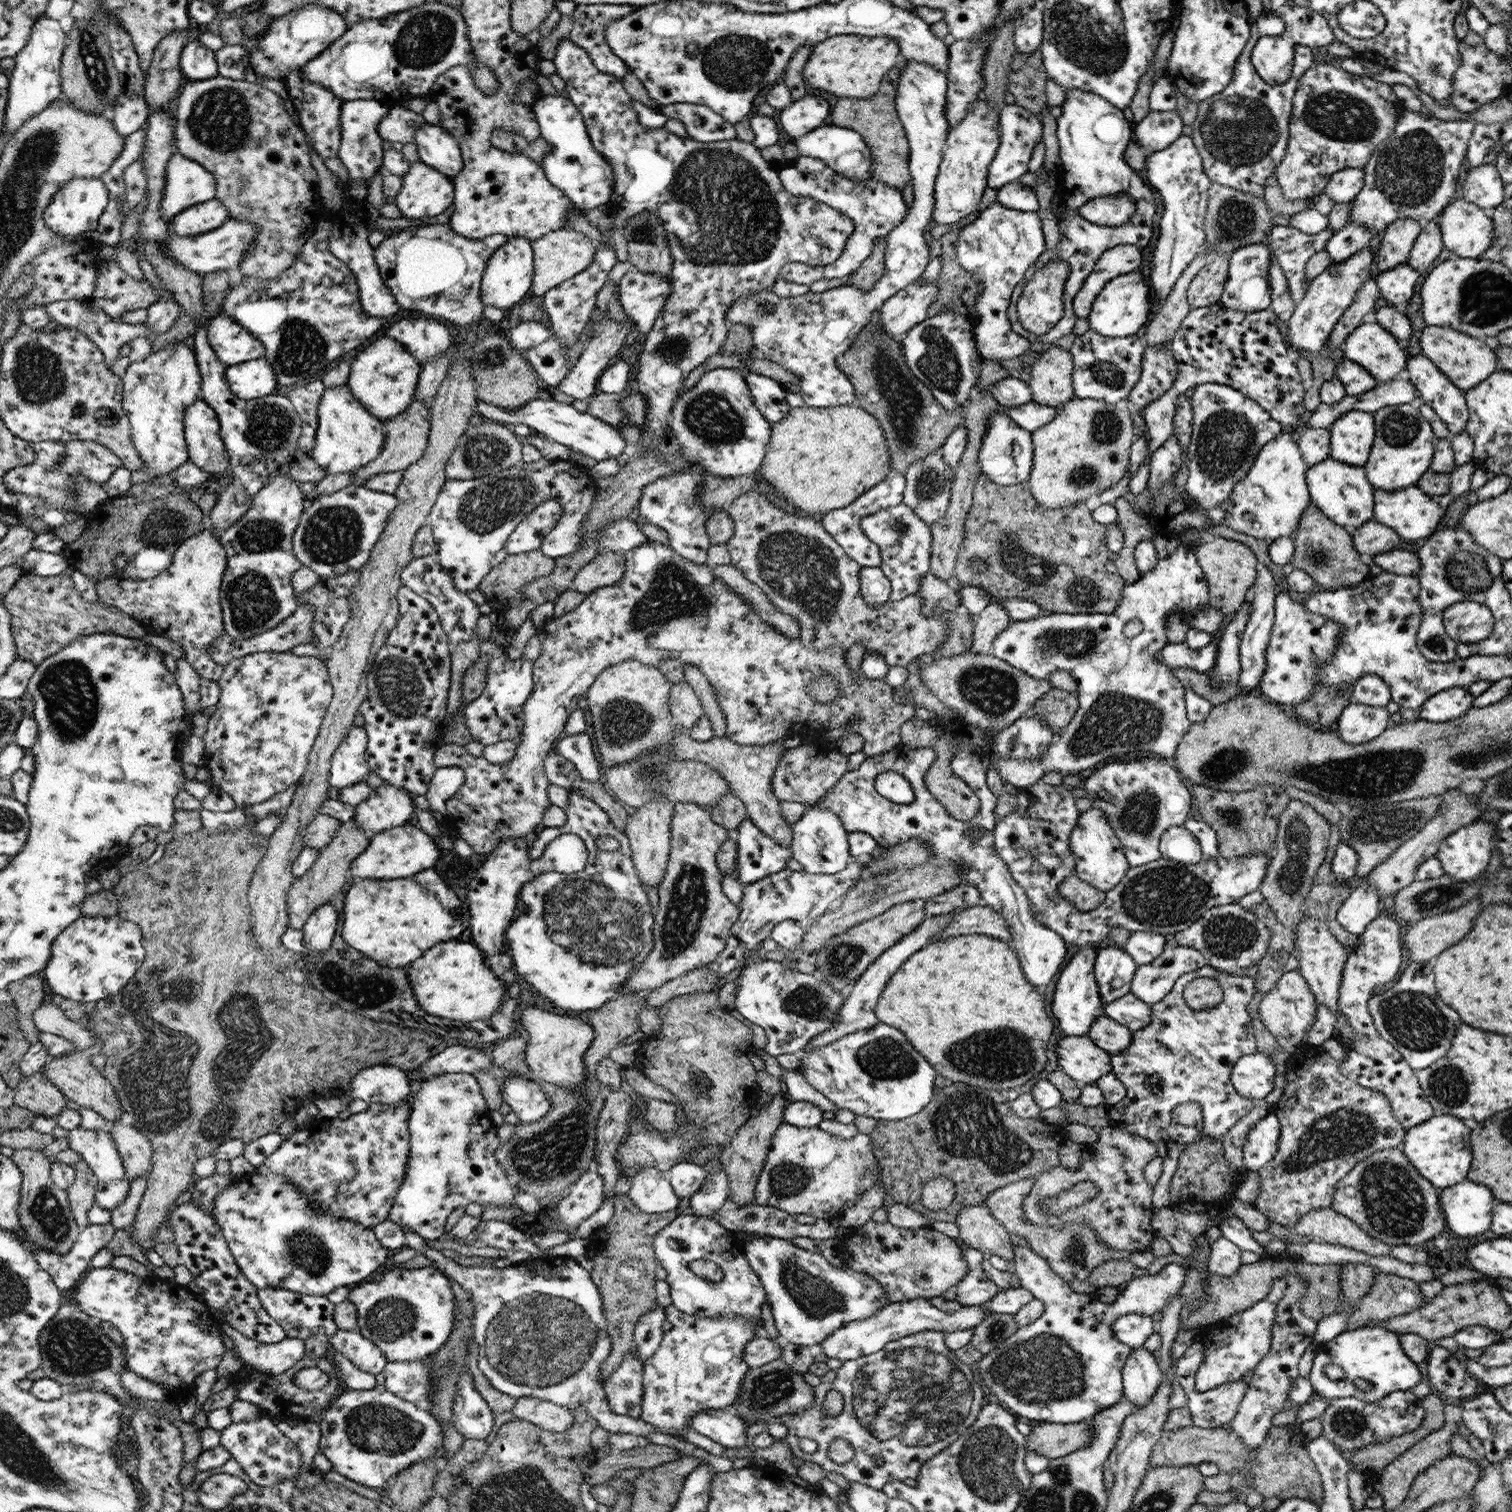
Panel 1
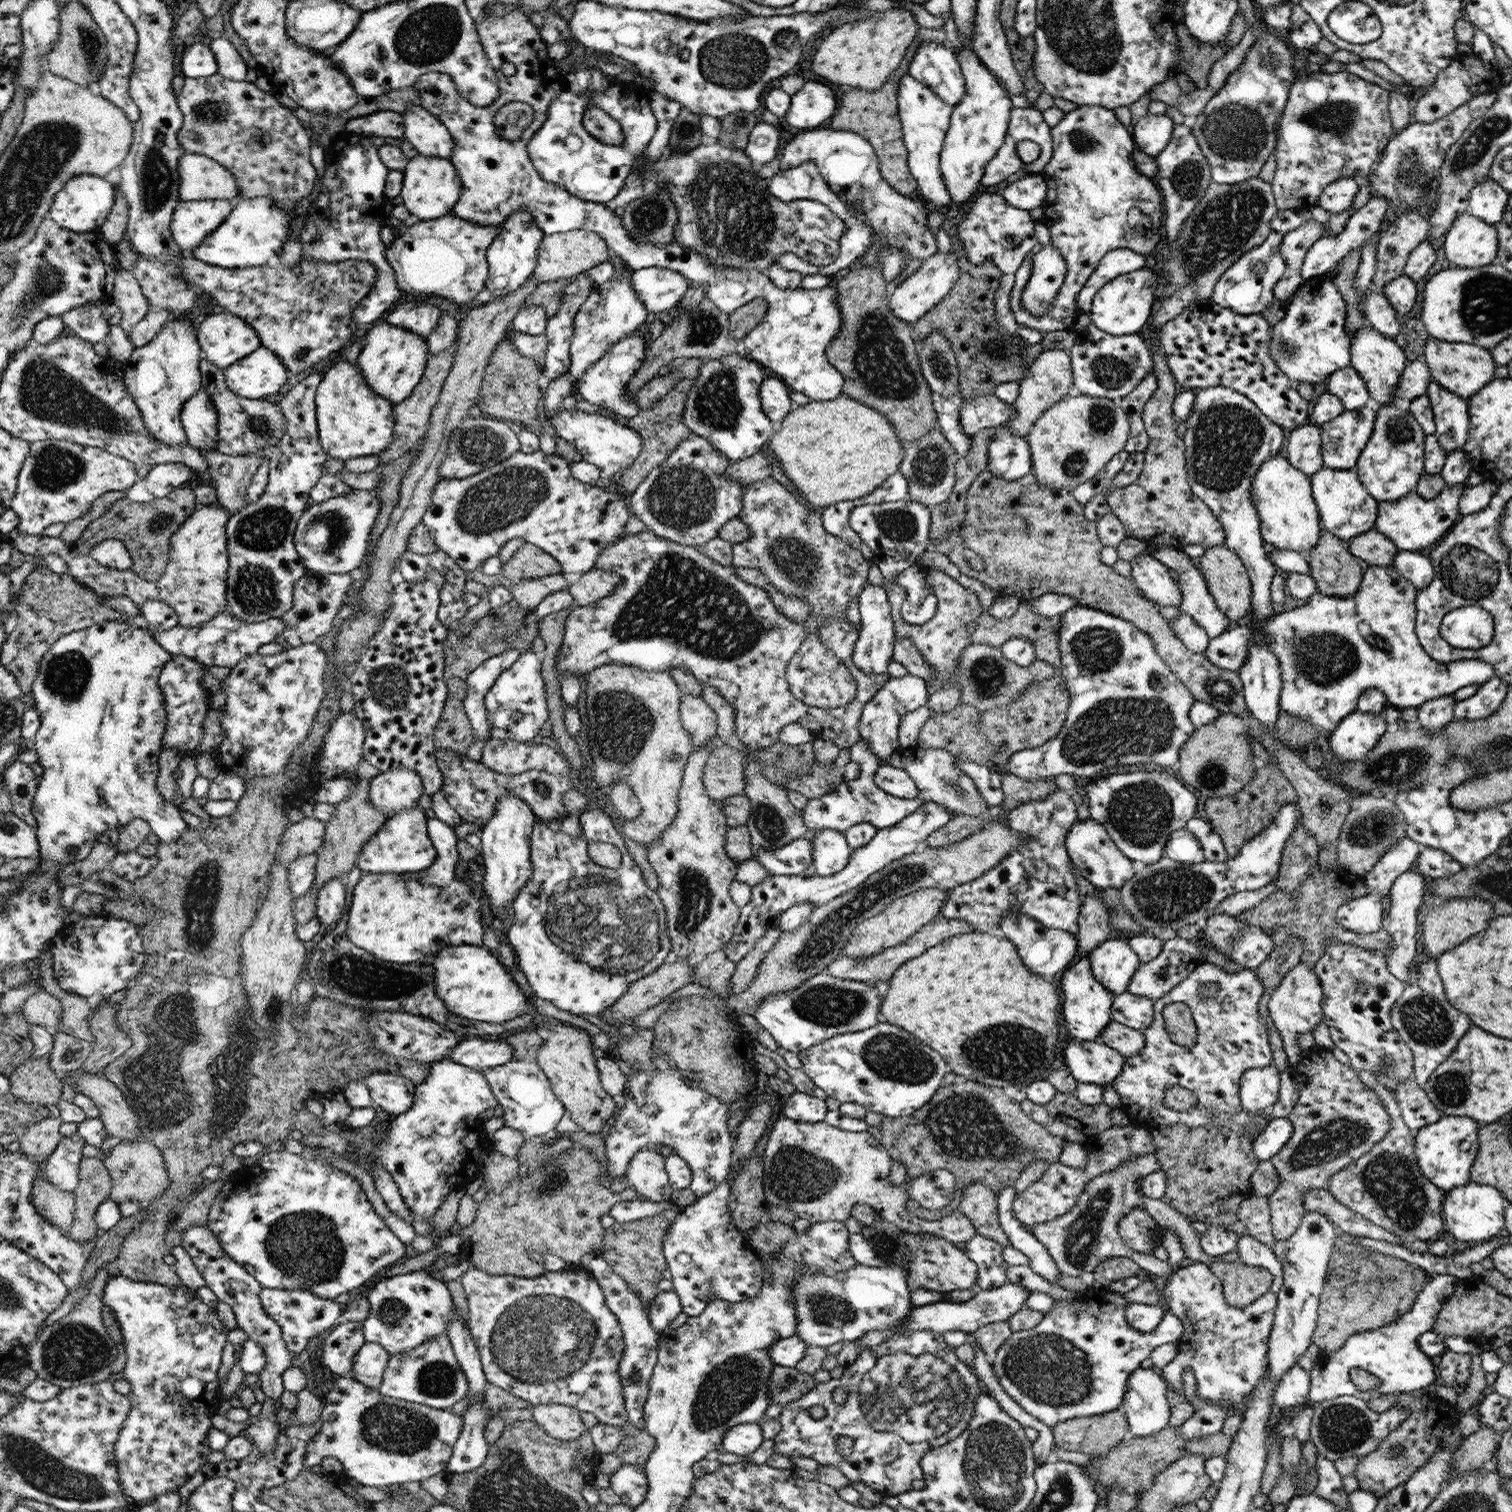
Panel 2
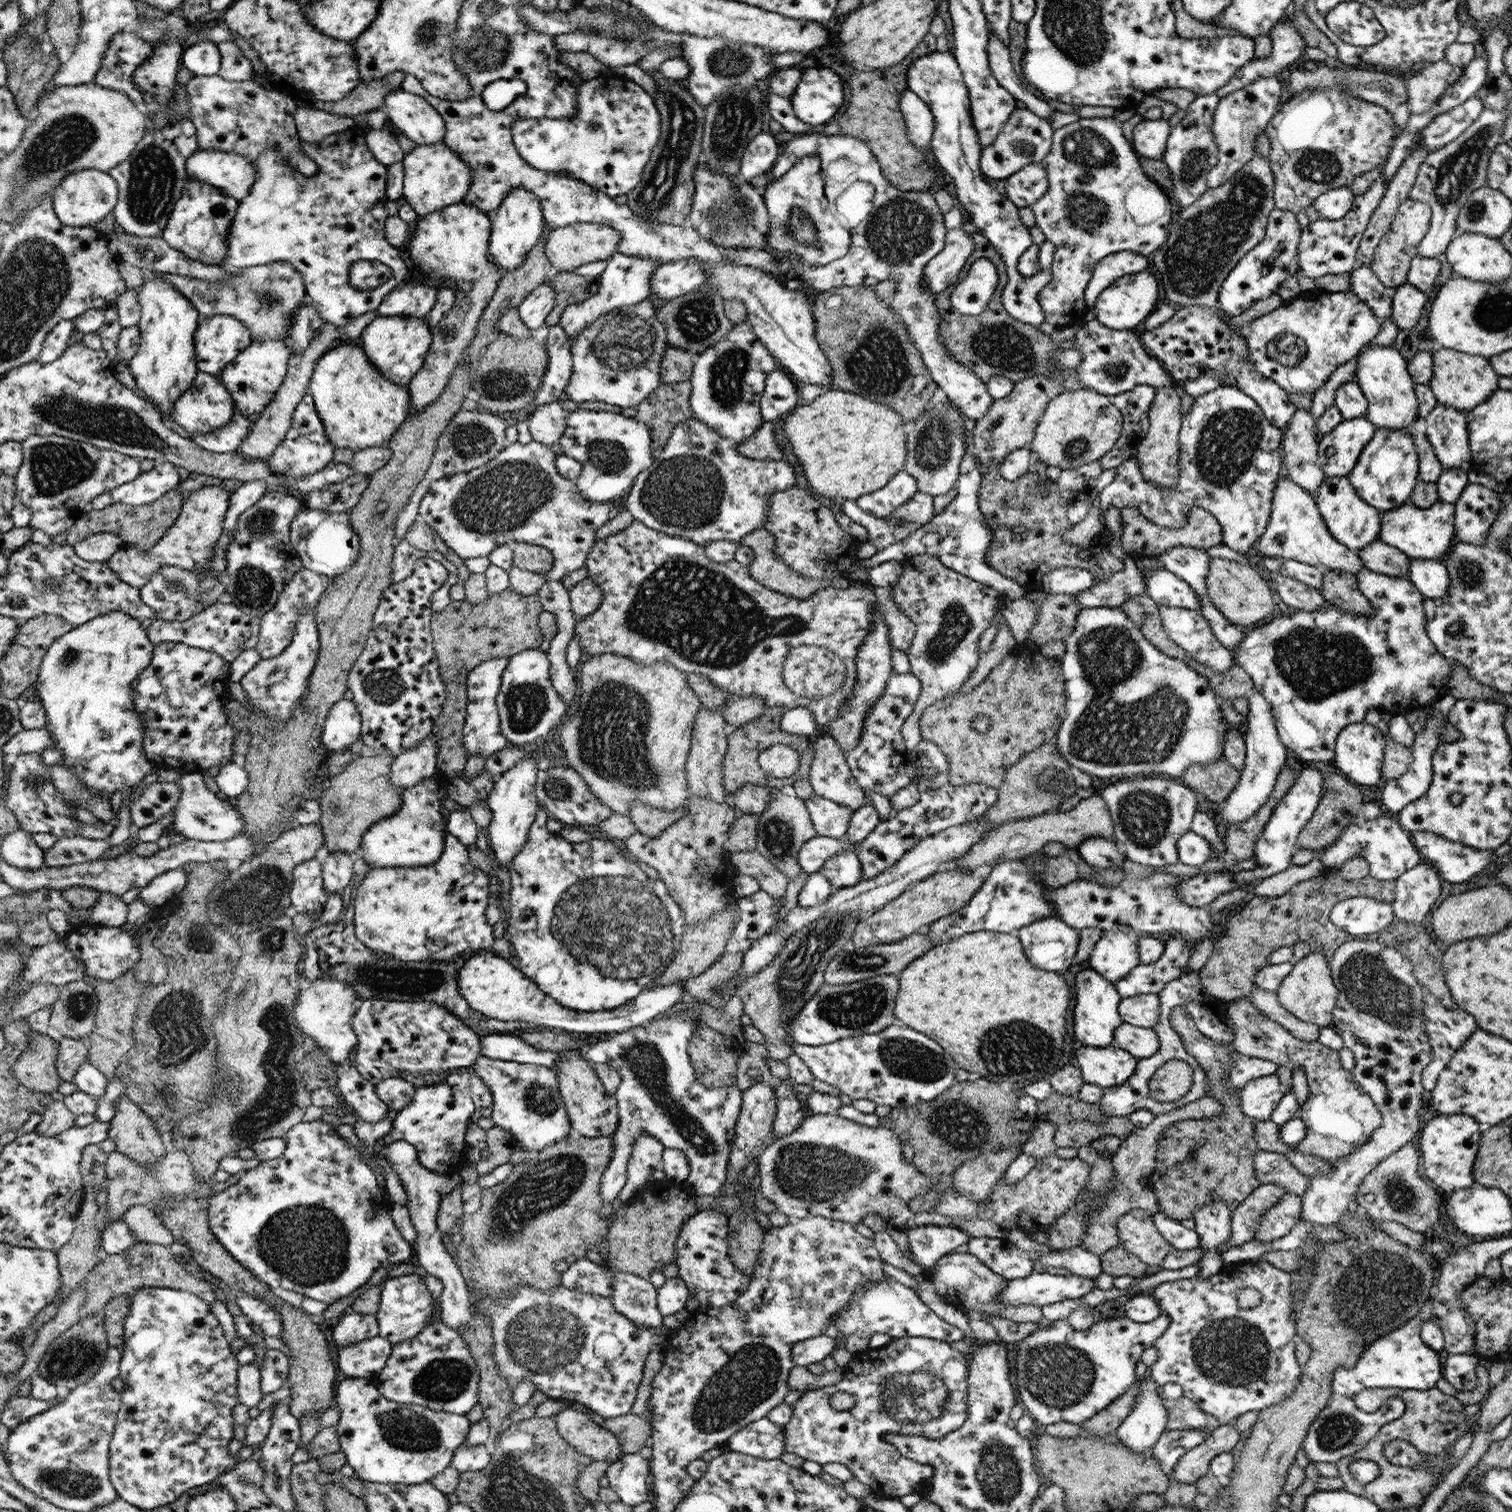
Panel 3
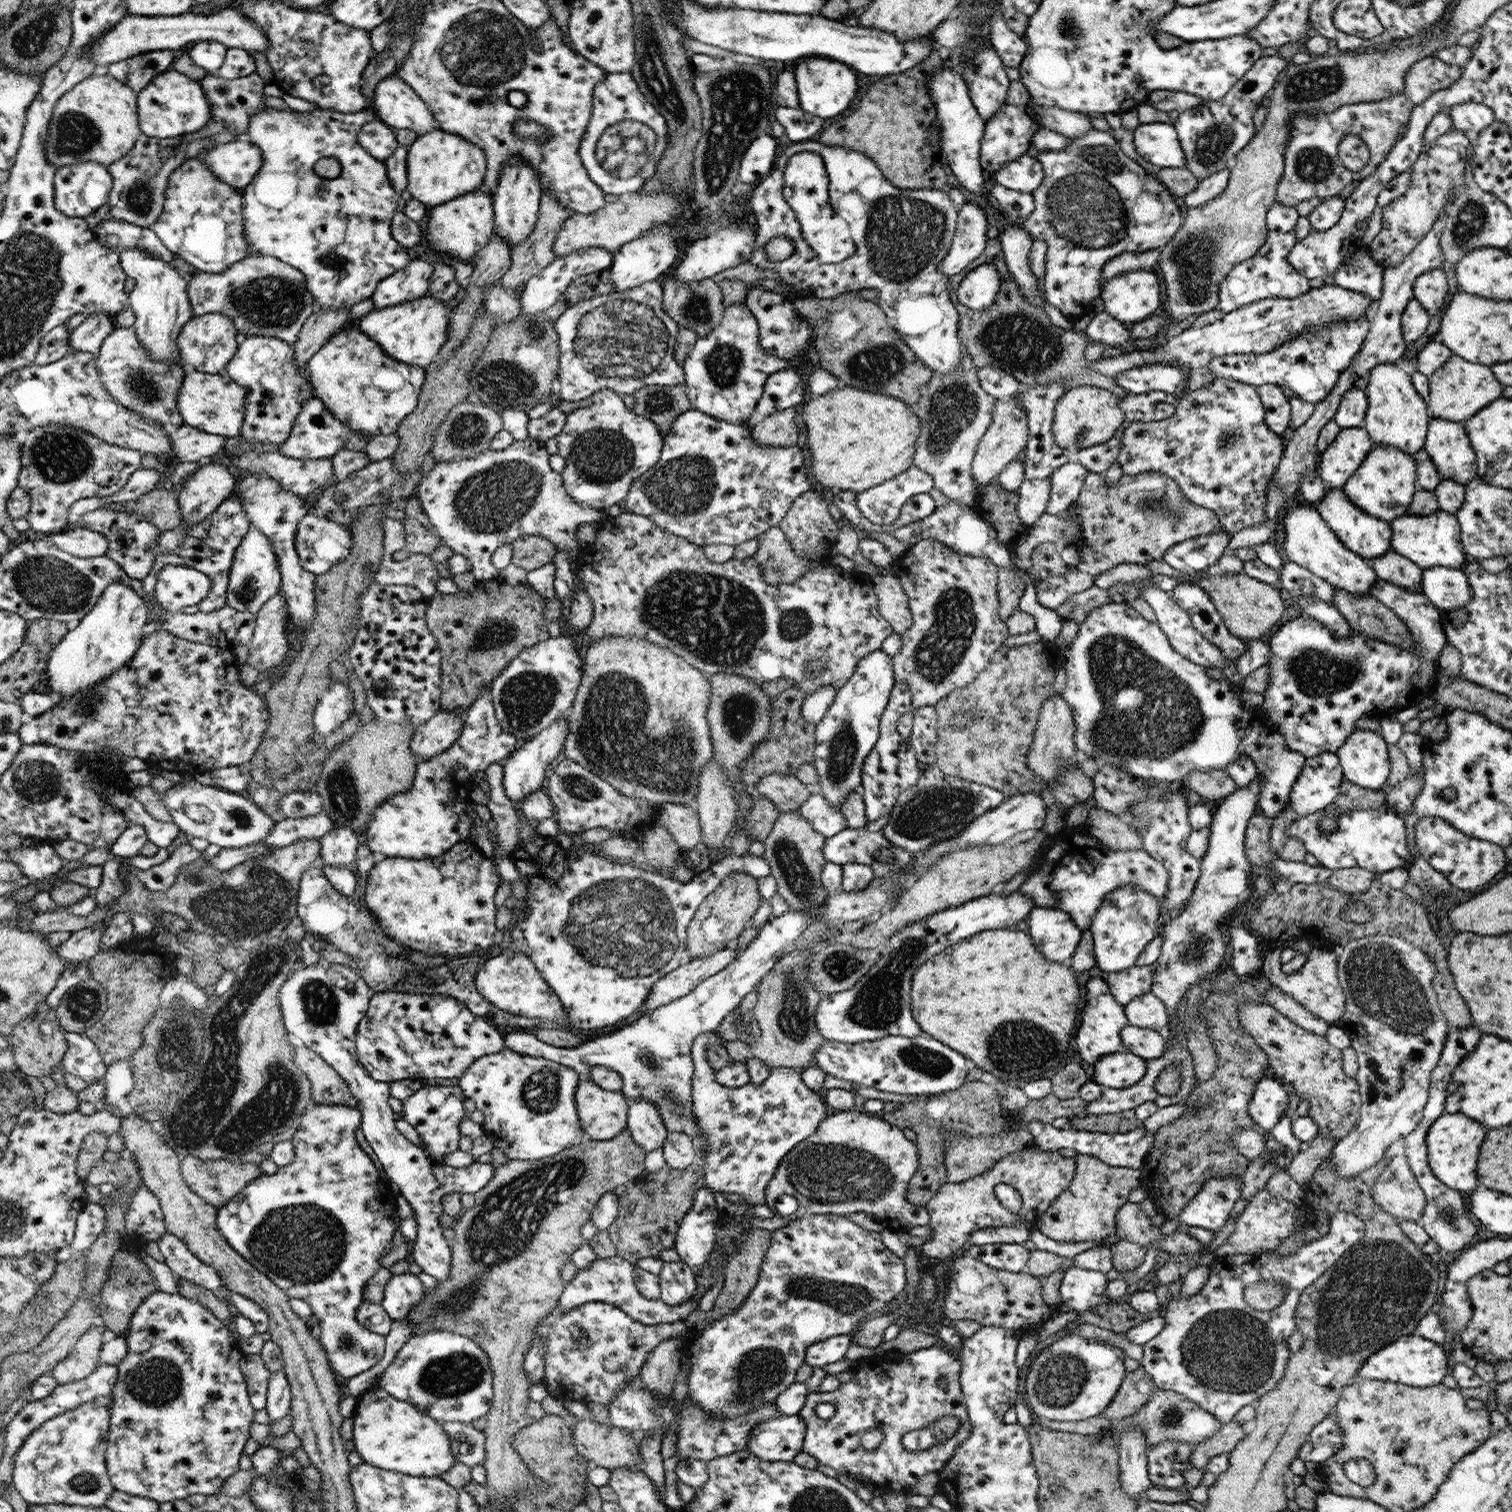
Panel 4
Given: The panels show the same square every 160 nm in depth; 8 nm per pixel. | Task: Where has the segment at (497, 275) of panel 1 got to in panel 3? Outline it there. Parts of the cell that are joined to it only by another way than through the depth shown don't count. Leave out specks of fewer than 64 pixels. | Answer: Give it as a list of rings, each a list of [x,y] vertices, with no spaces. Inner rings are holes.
[[[515,188],[509,192],[503,204],[496,212],[490,214],[491,240],[490,260],[493,260],[500,268],[502,276],[525,264],[529,252],[539,244],[546,229],[546,220],[543,218],[542,203],[530,190]]]

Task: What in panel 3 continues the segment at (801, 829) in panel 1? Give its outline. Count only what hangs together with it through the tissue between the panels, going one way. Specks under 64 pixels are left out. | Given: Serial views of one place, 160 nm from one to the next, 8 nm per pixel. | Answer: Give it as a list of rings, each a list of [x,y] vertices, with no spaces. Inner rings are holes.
[[[854,851],[836,853],[828,858],[820,871],[833,888],[854,886],[861,880],[861,866]]]

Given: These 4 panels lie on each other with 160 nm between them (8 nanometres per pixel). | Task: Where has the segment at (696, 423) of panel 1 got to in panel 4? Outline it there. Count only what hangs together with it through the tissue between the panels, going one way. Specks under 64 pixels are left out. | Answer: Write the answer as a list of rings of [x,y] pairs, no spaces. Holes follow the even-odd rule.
[[[744,302],[736,303],[725,308],[724,316],[720,324],[708,335],[694,343],[690,354],[683,363],[683,371],[686,375],[684,384],[687,386],[687,397],[696,410],[702,410],[718,420],[725,420],[732,424],[747,422],[759,404],[766,388],[767,378],[779,370],[793,367],[792,362],[768,356],[759,343],[759,324],[752,311]]]

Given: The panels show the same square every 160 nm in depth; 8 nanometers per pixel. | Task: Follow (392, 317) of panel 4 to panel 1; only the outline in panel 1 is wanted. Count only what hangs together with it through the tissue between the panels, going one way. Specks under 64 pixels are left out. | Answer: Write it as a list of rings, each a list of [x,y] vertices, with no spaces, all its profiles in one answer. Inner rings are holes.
[[[385,335],[384,338],[376,339],[376,342],[357,352],[352,361],[347,385],[370,414],[382,421],[388,421],[409,408],[415,399],[421,372],[422,366],[412,357],[412,352],[401,342]]]

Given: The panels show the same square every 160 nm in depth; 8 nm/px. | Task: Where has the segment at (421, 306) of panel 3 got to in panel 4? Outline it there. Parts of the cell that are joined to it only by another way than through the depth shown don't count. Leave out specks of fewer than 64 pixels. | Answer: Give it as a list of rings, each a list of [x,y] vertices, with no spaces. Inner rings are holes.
[[[423,257],[412,259],[411,264],[379,282],[372,302],[375,308],[388,308],[427,296],[432,276],[432,266]]]

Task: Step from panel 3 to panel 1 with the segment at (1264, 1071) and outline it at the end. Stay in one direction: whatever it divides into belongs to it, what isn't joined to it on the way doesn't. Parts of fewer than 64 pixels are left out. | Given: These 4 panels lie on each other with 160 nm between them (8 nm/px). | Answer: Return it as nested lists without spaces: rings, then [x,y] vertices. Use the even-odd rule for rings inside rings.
[[[1206,964],[1204,967],[1183,974],[1176,980],[1170,992],[1160,1002],[1151,1005],[1151,1022],[1144,1029],[1132,1031],[1132,1044],[1120,1053],[1112,1054],[1113,1074],[1128,1089],[1126,1097],[1116,1105],[1108,1105],[1108,1126],[1122,1128],[1132,1134],[1149,1138],[1156,1147],[1157,1156],[1163,1160],[1162,1176],[1153,1187],[1152,1202],[1156,1209],[1170,1208],[1170,1184],[1181,1154],[1189,1144],[1203,1136],[1222,1138],[1239,1120],[1254,1109],[1256,1102],[1240,1096],[1231,1083],[1231,1074],[1236,1062],[1248,1054],[1258,1054],[1253,1030],[1253,1020],[1247,1006],[1256,992],[1255,980],[1247,976],[1234,976]],[[1195,978],[1213,978],[1223,989],[1223,999],[1210,1010],[1192,1010],[1183,997],[1183,990]],[[1184,1102],[1196,1102],[1202,1107],[1202,1128],[1184,1126],[1172,1122],[1172,1111]]]

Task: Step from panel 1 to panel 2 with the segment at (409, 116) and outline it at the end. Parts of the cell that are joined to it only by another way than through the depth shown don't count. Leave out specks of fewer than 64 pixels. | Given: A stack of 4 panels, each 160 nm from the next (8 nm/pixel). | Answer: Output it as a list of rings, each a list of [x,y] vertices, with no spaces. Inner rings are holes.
[[[382,111],[368,116],[360,116],[348,120],[345,132],[368,135],[368,137],[391,137],[403,140],[404,118],[399,113],[392,114],[390,111]]]

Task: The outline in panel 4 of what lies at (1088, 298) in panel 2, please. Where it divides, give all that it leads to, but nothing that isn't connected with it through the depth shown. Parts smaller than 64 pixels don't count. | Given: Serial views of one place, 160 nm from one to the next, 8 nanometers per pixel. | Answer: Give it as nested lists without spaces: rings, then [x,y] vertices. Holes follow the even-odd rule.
[[[1159,249],[1141,253],[1123,252],[1113,256],[1113,259],[1108,260],[1101,270],[1100,287],[1104,286],[1111,278],[1120,276],[1125,272],[1153,270],[1159,262],[1159,256]]]

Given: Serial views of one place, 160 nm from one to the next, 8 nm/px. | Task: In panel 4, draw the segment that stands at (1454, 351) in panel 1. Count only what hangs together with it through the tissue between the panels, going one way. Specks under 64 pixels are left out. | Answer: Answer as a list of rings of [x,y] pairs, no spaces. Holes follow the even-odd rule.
[[[1454,355],[1429,376],[1428,410],[1432,417],[1464,423],[1473,414],[1503,396],[1503,387],[1491,367]]]

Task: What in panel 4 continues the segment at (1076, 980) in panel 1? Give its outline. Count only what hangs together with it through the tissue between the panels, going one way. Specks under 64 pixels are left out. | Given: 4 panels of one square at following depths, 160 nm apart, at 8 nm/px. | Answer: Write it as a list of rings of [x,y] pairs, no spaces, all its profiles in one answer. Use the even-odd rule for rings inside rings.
[[[1103,975],[1089,979],[1086,984],[1086,1004],[1082,1010],[1082,1018],[1080,1031],[1076,1032],[1076,1048],[1085,1067],[1090,1070],[1096,1062],[1100,1062],[1102,1056],[1126,1051],[1120,1032],[1129,1025],[1129,1020],[1125,1015],[1124,1007],[1116,1002],[1114,995],[1110,992]]]

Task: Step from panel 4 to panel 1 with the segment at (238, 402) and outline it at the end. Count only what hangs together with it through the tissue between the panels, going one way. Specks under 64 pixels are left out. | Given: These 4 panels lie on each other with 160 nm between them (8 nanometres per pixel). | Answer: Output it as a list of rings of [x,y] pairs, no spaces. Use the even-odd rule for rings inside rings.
[[[199,399],[186,410],[187,450],[190,460],[206,472],[220,474],[231,466],[231,457],[223,442],[219,417],[211,405]]]

